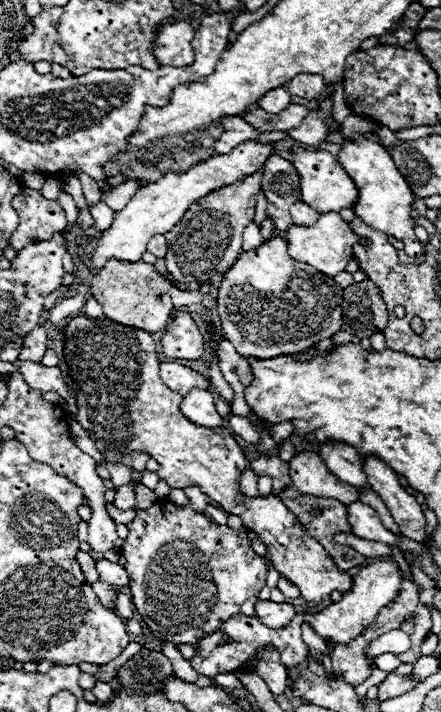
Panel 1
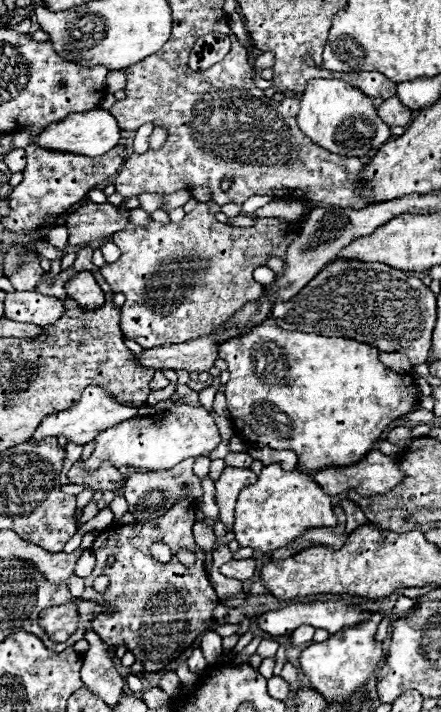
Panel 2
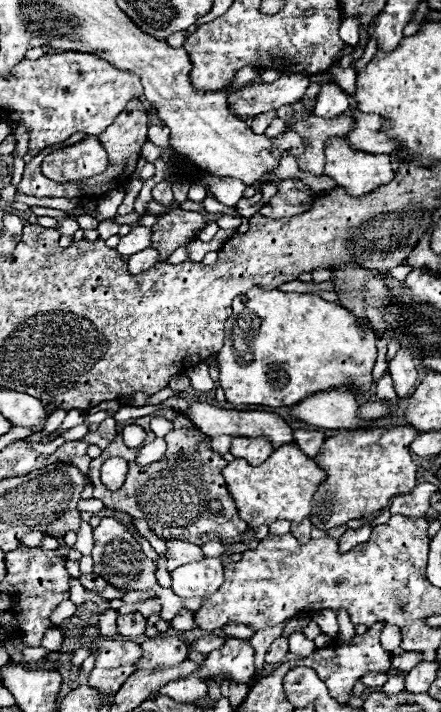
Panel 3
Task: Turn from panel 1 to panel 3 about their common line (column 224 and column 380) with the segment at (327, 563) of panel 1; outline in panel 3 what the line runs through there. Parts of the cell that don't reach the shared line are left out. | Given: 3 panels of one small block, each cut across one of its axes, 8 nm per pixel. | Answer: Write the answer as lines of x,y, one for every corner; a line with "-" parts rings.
412,426
404,428
376,428
340,432
338,436
326,438
316,464
328,474
312,500
310,520
320,530
342,526
354,518
366,518
388,508
394,496
410,494
416,487
416,466
410,458
410,442
418,436

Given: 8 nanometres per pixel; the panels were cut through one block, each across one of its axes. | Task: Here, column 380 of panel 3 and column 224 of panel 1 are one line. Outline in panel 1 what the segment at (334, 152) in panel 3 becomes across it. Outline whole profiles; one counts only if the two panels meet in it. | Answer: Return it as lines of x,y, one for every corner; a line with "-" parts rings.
246,142
242,146
236,146
230,154
218,154
206,160
204,164
198,164
190,168
184,174
164,174
158,182
142,186
130,200
128,204
114,212
114,222
110,228
100,232
98,246
92,254
92,268
100,270
108,262
108,258
124,260
124,262
138,262
142,254
146,252
146,244
150,236
154,234
164,234
172,230
178,220
184,216
190,204
194,204
198,198
206,196
208,192
228,186
234,180
248,176
252,172
262,170
266,158
272,154
272,144
256,144
256,142

